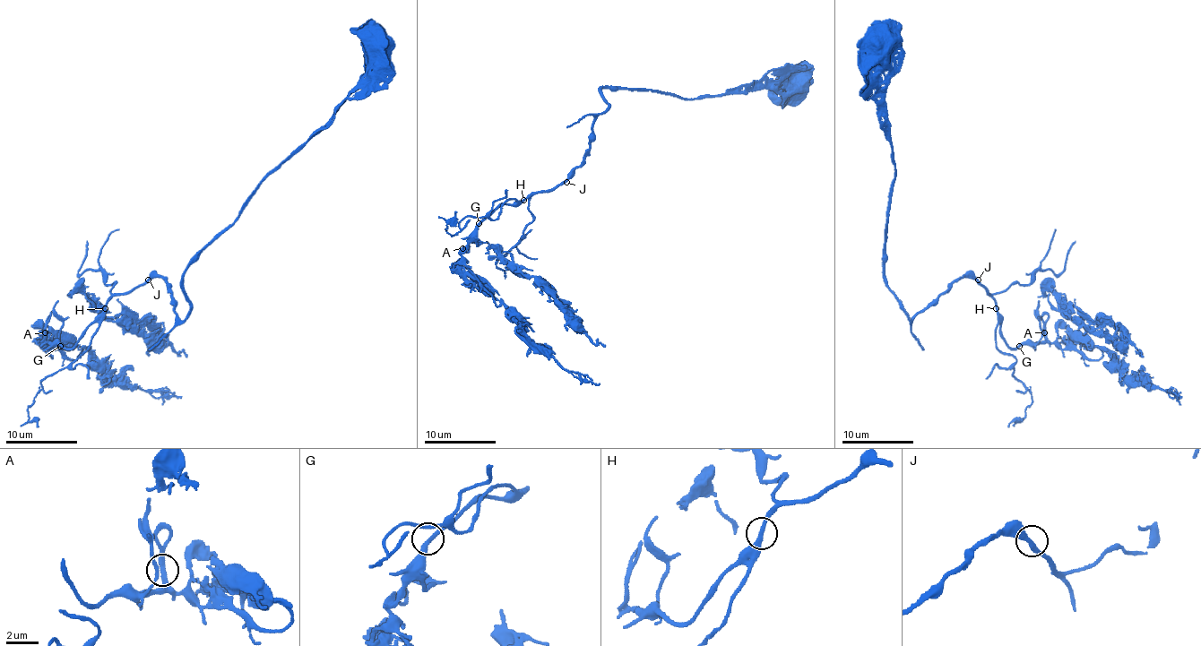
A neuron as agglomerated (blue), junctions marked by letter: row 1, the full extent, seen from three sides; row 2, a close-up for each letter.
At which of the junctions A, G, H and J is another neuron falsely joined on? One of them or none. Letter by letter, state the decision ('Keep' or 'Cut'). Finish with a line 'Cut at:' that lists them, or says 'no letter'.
A: Keep
G: Keep
H: Keep
J: Keep
Cut at: no letter

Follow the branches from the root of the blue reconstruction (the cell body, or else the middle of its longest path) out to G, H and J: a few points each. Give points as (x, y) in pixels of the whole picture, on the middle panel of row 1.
G: (793, 83), (693, 99), (600, 89), (608, 108), (574, 173), (479, 223)
H: (793, 83), (754, 83), (693, 99), (600, 89), (608, 108), (593, 124), (590, 151), (566, 180), (523, 200)
J: (793, 83), (754, 83), (693, 99), (600, 89), (608, 108), (593, 124), (590, 151), (566, 182)

